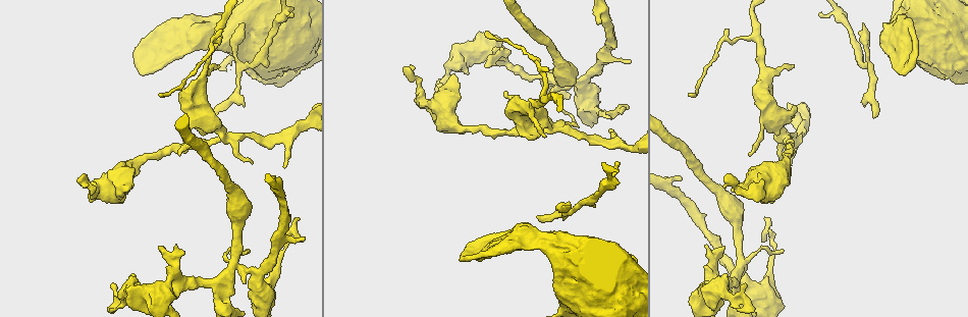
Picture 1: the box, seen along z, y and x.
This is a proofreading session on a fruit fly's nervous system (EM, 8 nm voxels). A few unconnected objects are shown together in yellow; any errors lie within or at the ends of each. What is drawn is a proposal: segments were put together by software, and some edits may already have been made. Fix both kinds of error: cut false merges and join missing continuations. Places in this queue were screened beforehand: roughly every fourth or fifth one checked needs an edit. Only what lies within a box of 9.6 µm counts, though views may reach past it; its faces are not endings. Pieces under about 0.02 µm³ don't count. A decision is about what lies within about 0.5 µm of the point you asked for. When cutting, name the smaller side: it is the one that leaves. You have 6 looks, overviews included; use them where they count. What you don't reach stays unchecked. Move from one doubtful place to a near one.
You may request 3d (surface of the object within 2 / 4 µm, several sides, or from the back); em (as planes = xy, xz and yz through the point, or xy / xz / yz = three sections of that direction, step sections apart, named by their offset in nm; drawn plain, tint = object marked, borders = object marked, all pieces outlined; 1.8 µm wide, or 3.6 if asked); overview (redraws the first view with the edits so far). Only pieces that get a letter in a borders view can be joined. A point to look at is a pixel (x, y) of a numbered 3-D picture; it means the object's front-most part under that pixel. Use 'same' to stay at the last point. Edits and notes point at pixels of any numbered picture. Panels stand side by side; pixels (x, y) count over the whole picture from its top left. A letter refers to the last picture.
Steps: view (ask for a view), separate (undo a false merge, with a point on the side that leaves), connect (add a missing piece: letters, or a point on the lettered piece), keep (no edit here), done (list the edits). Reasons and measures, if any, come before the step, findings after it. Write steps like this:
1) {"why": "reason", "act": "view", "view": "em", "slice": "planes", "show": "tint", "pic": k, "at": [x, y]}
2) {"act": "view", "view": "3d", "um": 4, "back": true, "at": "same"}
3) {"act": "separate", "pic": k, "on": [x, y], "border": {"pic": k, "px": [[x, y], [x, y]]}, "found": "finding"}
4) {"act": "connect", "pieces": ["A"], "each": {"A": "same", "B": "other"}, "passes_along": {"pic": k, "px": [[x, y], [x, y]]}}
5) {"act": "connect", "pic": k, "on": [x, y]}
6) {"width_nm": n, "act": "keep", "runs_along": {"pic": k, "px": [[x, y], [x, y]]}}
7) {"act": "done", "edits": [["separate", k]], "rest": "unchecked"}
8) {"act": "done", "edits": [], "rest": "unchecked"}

{"why": "branch stops here", "act": "view", "view": "em", "slice": "yz", "step": 16, "show": "borders", "pic": 1, "at": [899, 69]}

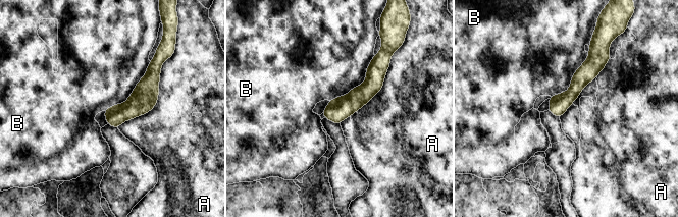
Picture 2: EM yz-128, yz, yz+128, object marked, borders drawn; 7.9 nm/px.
{"act": "keep", "each": {"A": "other", "B": "other"}, "runs_along": {"pic": 2, "px": [[378, 64], [351, 103], [325, 114]]}, "found": "no lettered piece goes on from it"}

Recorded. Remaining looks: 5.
{"why": "an open end", "act": "view", "view": "em", "slice": "xy", "step": 16, "show": "borders", "pic": 1, "at": [794, 110]}

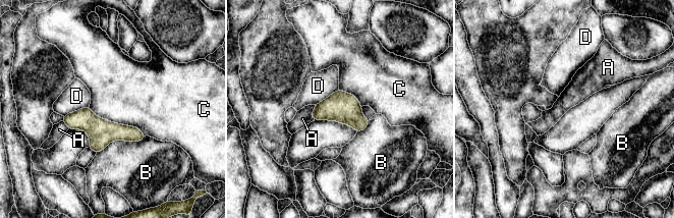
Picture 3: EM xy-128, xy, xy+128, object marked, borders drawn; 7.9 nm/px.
{"width_nm": 240, "act": "keep", "each": {"A": "other", "B": "other", "C": "other", "D": "other"}, "border": {"pic": 3, "px": [[89, 107], [145, 135]]}, "found": "no lettered piece goes on from it"}

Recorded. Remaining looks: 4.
{"why": "free end", "act": "view", "view": "em", "slice": "yz", "step": 8, "show": "borders", "pic": 1, "at": [403, 68]}

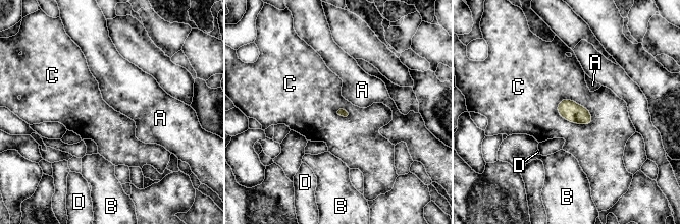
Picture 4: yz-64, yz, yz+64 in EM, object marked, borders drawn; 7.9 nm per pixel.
{"act": "keep", "each": {"A": "other", "B": "other", "C": "other", "D": "other"}, "border": {"pic": 4, "px": [[558, 102], [574, 100], [592, 122]]}, "found": "no lettered piece goes on from it"}

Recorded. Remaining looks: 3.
{"act": "done", "edits": [], "rest": "unchecked"}

